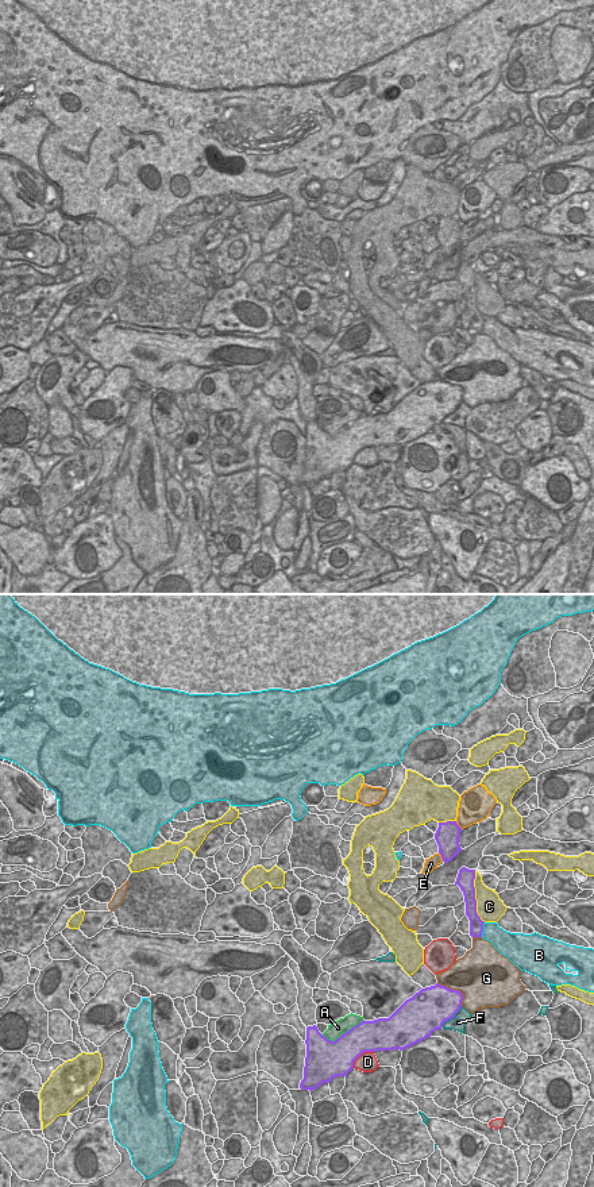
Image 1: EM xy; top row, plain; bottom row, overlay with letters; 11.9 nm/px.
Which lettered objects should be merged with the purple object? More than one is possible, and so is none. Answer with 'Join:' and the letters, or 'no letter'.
Join: A

